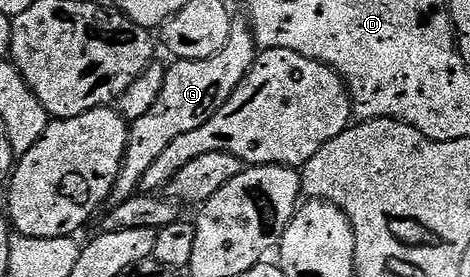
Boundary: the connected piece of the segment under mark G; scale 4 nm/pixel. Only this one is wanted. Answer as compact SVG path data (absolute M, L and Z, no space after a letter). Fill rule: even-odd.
M233 23L232 33L226 46L218 54L205 60L176 60L167 65L162 82L162 94L158 94L158 102L150 106L150 114L142 114L142 118L131 121L128 130L128 145L124 151L124 162L107 203L115 206L126 202L137 195L142 174L158 159L158 154L179 138L182 134L190 134L190 130L198 130L202 122L206 122L234 94L238 82L252 68L258 55L256 38L252 35L247 23Z

